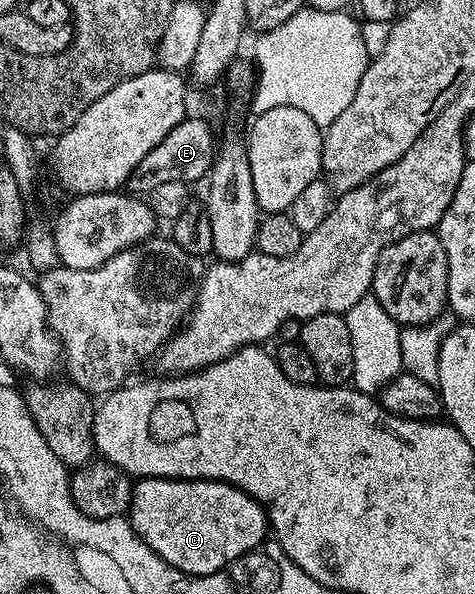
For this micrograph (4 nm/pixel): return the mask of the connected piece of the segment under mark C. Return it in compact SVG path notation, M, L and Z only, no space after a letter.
M140 478L131 489L131 506L129 508L129 518L131 527L137 533L137 537L141 541L145 541L145 545L149 545L149 549L153 549L153 553L157 553L157 557L161 557L169 565L173 565L179 571L185 572L187 575L218 575L224 569L227 569L231 562L241 557L243 554L254 552L259 542L269 535L269 520L267 512L263 509L263 504L257 502L253 497L246 495L241 489L237 489L228 483L217 483L213 479L149 479Z

